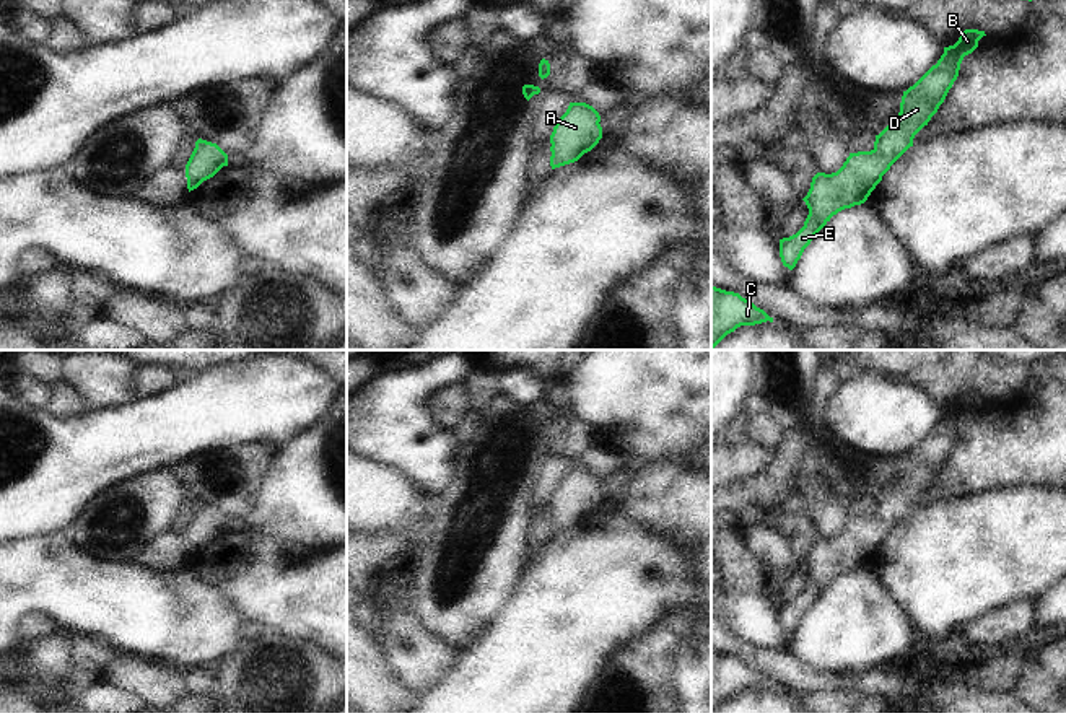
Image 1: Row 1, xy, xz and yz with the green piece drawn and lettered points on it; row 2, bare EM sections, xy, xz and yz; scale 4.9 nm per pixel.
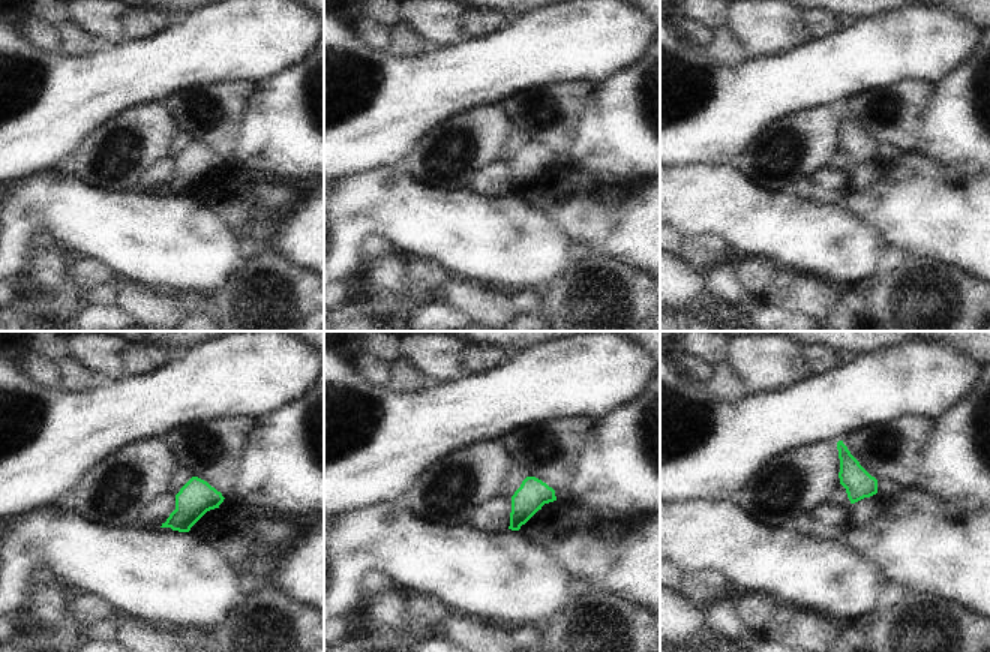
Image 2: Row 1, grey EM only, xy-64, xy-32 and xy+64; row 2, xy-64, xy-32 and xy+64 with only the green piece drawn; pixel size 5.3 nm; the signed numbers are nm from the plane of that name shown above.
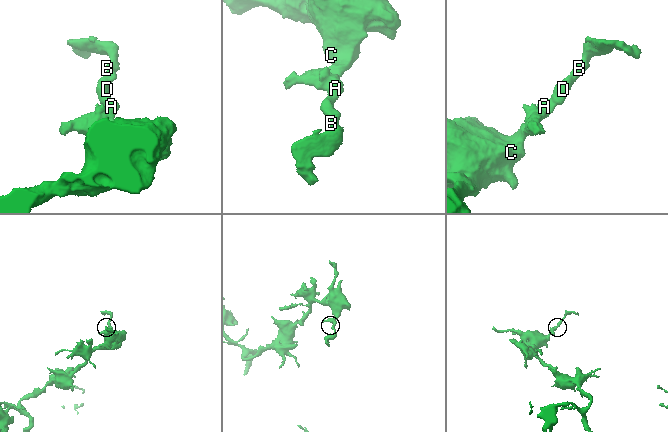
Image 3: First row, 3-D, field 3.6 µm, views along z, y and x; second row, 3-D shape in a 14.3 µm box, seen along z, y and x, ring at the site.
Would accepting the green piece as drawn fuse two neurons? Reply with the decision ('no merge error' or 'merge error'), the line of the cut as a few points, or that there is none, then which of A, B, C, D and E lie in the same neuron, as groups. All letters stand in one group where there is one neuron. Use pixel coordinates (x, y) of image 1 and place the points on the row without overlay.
no merge error; cut none; groups A B C D E

